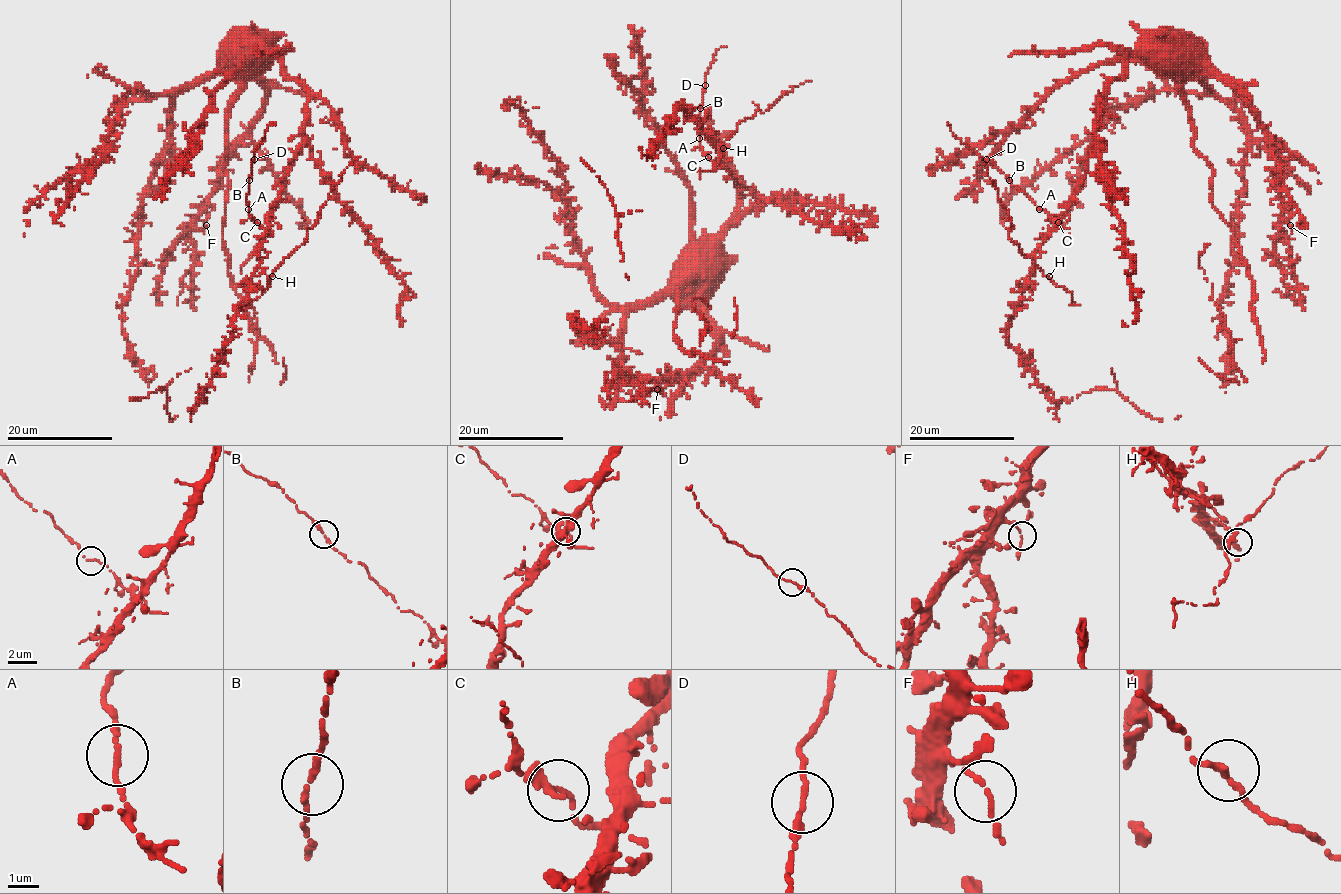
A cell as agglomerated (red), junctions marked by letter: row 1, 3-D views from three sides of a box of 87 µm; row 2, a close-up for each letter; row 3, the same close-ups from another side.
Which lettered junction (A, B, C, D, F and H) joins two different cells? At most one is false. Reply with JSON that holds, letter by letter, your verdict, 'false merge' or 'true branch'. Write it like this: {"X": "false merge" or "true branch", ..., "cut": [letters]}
{"A": "true branch", "B": "true branch", "C": "true branch", "D": "true branch", "F": "true branch", "H": "true branch", "cut": []}

